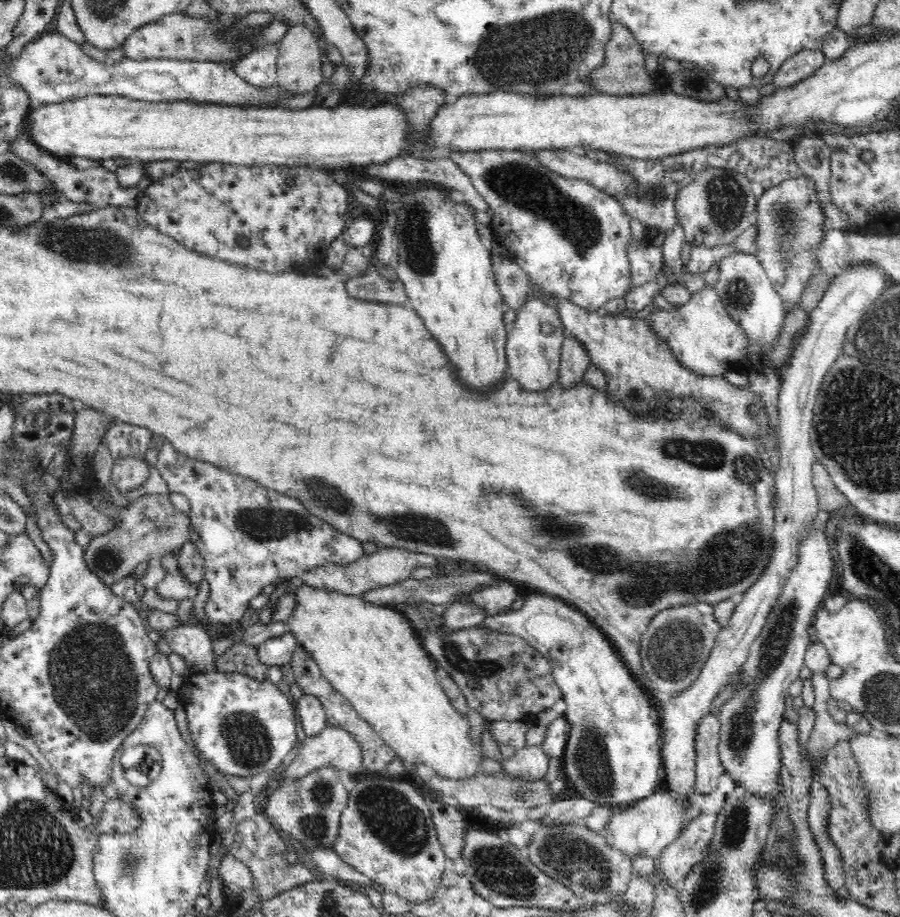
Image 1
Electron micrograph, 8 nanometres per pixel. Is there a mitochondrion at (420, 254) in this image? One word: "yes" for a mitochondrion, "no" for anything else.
yes

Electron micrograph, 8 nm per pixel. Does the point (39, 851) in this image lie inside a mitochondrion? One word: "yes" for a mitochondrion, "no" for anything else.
yes

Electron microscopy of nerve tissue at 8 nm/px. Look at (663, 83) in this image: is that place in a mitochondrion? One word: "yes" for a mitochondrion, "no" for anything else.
no

